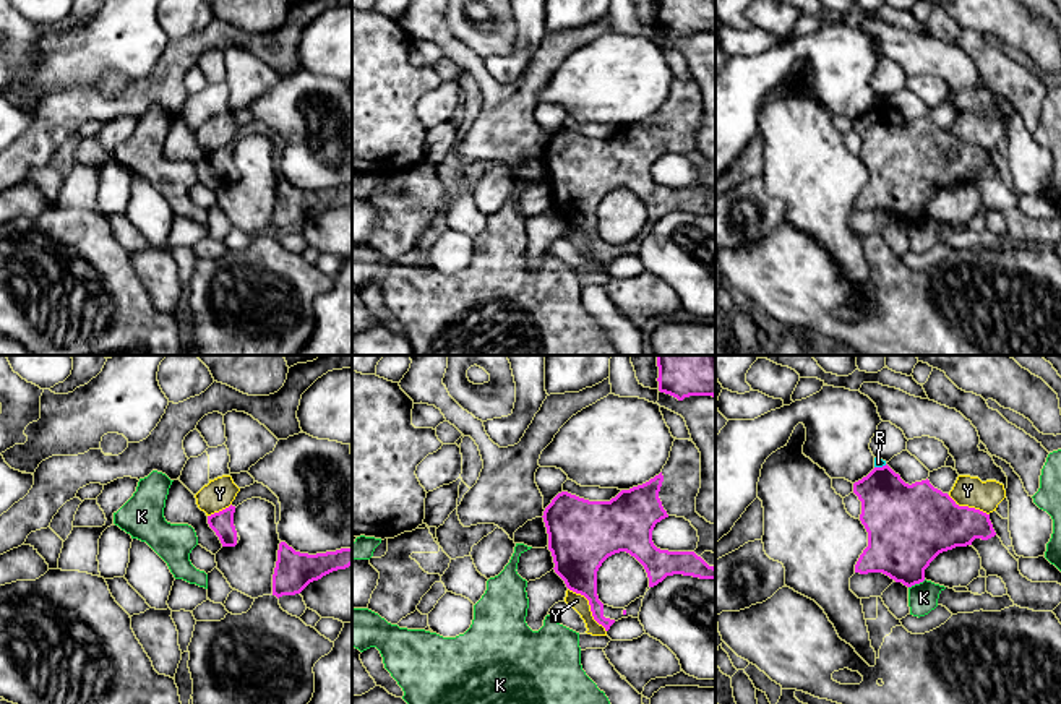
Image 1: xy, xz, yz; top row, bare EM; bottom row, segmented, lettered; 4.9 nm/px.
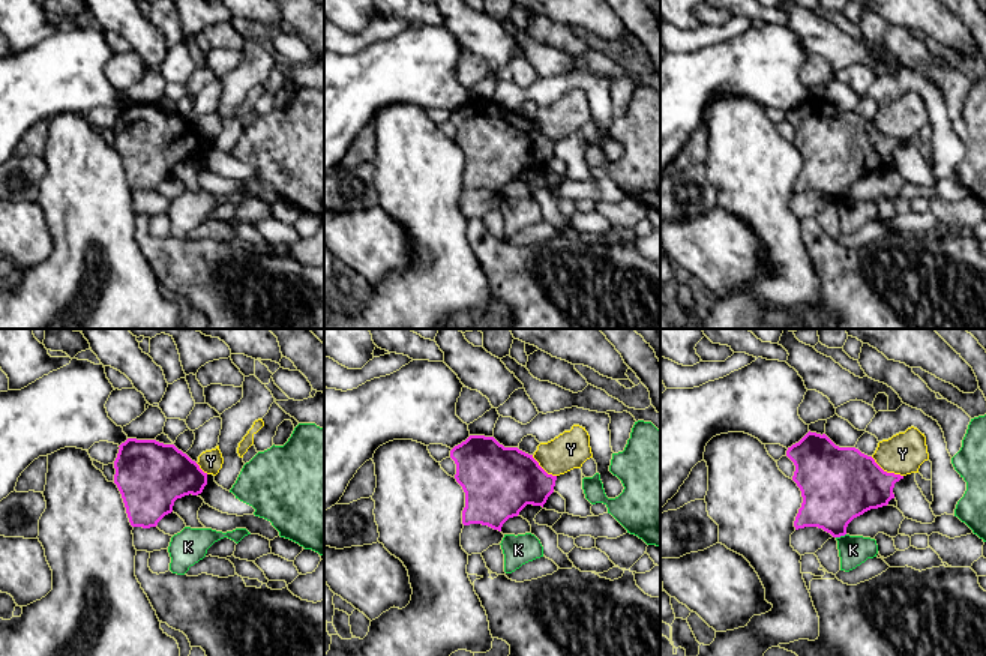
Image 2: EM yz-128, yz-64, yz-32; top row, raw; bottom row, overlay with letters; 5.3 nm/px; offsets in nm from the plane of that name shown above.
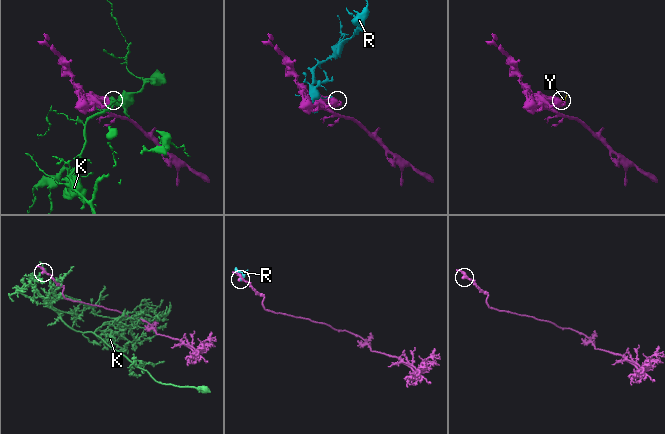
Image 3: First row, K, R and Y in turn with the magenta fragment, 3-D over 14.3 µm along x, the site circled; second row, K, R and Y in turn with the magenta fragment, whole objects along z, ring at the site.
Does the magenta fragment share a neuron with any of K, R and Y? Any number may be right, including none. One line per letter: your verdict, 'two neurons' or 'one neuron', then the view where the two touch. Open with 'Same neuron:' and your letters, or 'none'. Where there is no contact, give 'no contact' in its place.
Same neuron: none
K: two neurons; meets magenta in yz
R: two neurons; meets magenta in yz
Y: two neurons; meets magenta in xz

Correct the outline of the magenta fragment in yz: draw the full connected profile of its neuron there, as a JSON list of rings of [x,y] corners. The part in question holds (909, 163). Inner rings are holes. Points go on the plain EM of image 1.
[[[887,101],[853,120],[868,183],[855,209],[883,209],[907,224],[925,217],[925,206],[943,188],[996,172],[990,151],[959,143],[930,117],[905,120]]]

